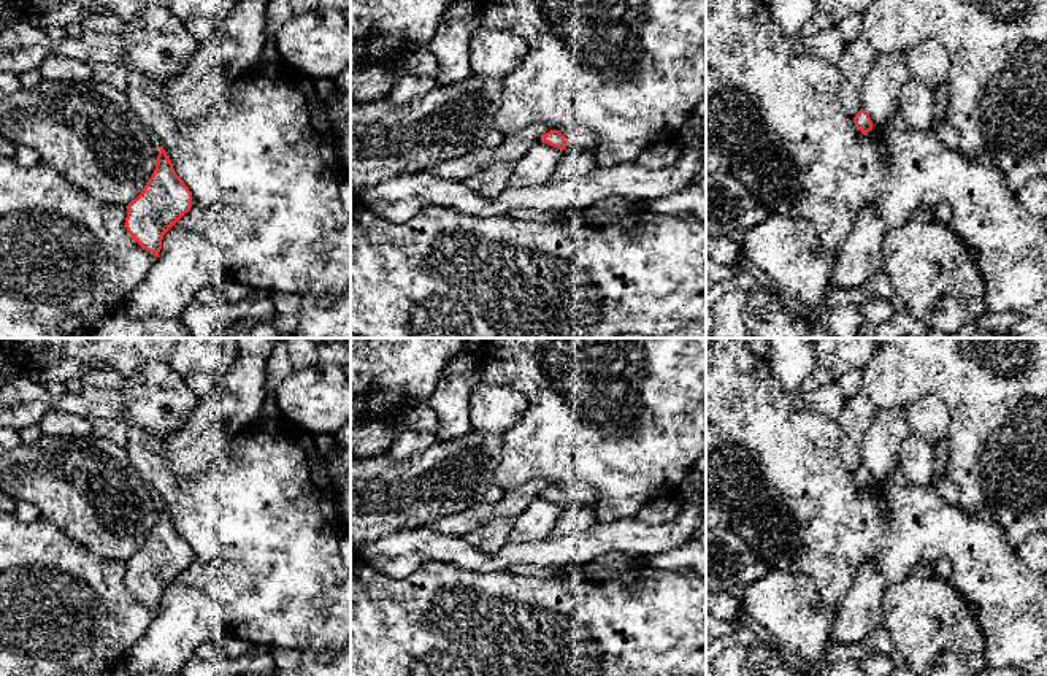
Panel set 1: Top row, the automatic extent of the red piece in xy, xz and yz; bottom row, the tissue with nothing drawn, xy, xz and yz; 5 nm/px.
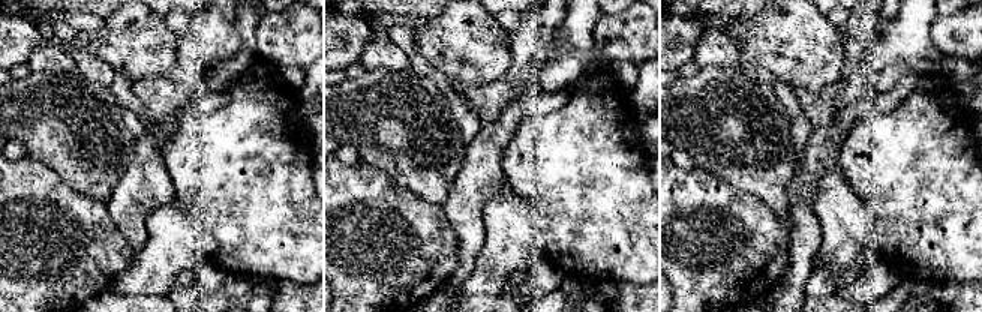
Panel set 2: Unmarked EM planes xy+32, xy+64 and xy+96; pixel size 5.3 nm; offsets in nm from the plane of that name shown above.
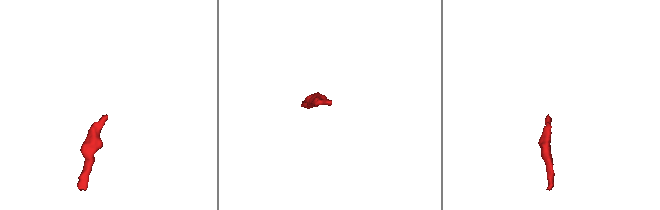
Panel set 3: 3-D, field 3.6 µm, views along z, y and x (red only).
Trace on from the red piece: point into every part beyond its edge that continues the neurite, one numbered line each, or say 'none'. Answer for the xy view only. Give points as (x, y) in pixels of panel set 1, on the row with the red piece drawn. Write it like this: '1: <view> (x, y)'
none

